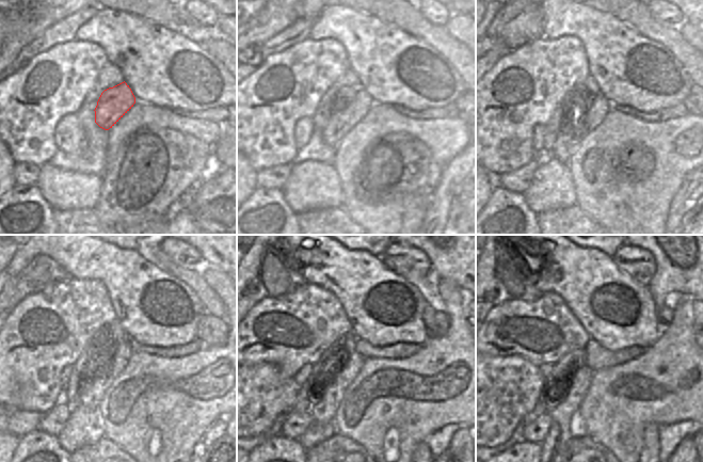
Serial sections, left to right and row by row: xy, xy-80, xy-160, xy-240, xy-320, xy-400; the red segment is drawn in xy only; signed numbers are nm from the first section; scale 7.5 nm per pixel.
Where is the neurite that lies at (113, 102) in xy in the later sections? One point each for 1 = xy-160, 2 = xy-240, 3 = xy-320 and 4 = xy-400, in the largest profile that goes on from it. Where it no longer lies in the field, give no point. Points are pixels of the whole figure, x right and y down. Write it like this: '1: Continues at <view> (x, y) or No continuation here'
1: Continues at xy-160 (588, 110)
2: Continues at xy-240 (93, 386)
3: Continues at xy-320 (329, 397)
4: Continues at xy-400 (555, 447)

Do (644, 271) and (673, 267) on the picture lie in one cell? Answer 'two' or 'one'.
two

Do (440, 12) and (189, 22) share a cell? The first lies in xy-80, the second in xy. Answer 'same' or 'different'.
different

